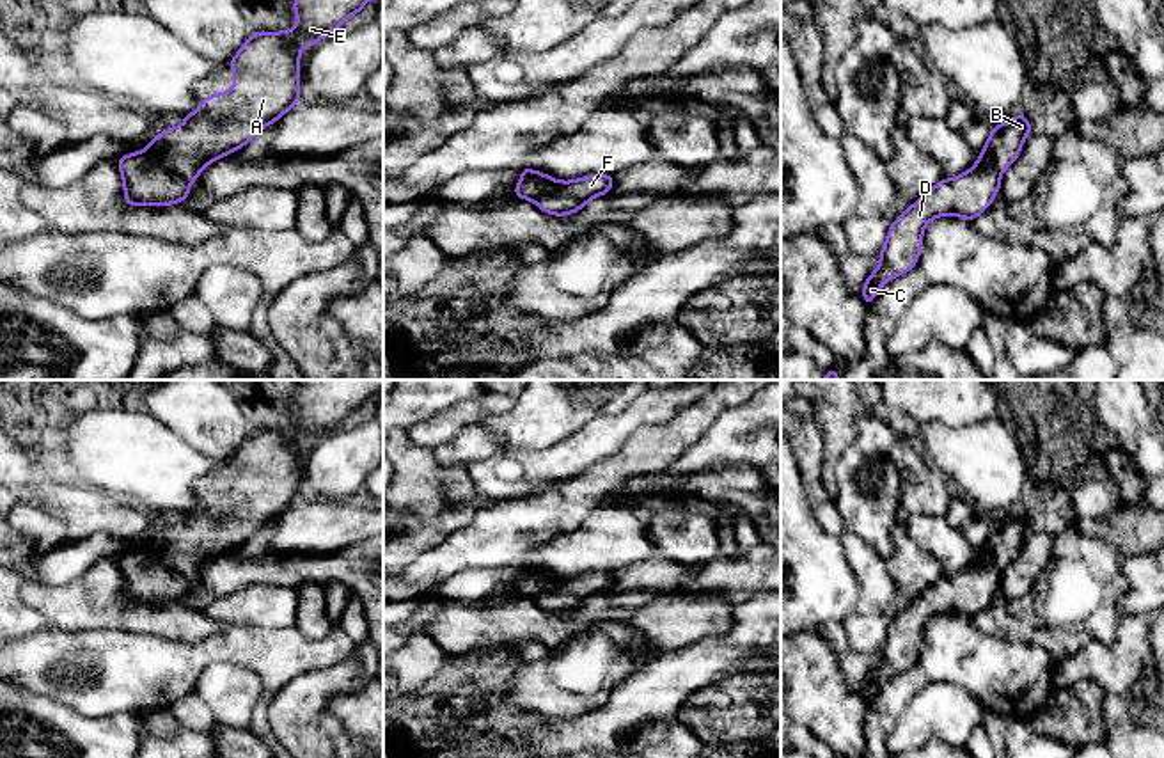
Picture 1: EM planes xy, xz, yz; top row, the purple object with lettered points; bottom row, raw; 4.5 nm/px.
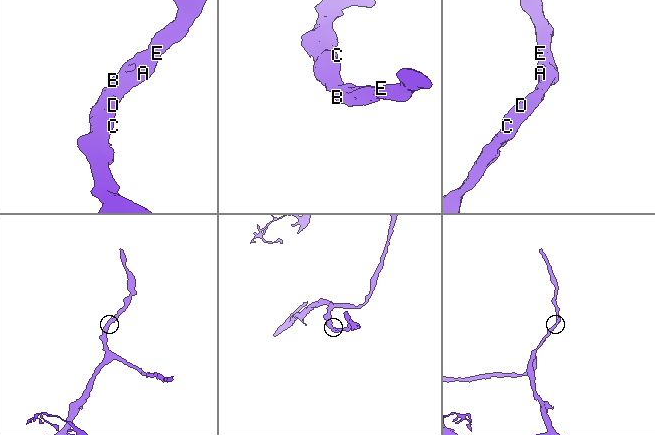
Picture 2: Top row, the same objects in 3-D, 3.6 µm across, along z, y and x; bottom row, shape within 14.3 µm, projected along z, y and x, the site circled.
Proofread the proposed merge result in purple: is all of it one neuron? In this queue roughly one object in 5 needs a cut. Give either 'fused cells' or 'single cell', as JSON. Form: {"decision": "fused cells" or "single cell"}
{"decision": "single cell"}

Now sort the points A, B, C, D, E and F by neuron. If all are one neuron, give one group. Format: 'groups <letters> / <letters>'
groups A B C D E F

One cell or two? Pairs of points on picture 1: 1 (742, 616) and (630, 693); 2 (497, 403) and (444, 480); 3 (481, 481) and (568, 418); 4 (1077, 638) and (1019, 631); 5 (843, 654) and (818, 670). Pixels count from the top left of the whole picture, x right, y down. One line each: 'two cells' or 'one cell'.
1: one cell
2: two cells
3: two cells
4: one cell
5: two cells

